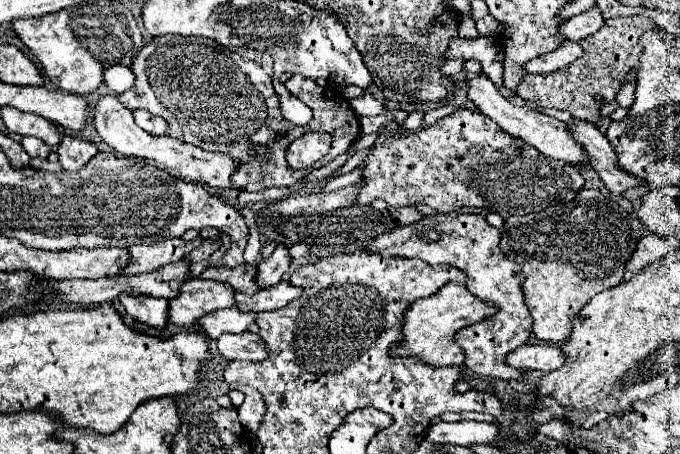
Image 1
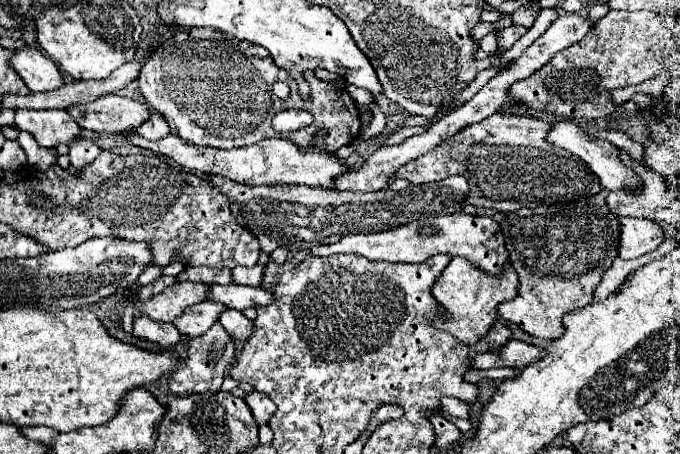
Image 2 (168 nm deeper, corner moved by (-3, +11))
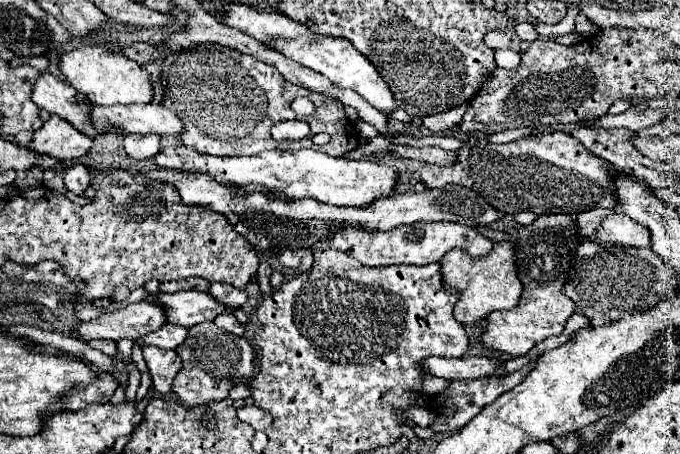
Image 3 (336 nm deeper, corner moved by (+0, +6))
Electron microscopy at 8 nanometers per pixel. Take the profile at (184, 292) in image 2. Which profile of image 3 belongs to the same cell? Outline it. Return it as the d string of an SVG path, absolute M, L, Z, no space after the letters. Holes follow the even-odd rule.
M147 301L131 303L127 307L115 309L111 313L99 315L87 323L79 323L75 327L77 339L91 341L91 339L131 339L143 337L145 333L157 331L165 325L165 313L157 309L157 305L149 305Z

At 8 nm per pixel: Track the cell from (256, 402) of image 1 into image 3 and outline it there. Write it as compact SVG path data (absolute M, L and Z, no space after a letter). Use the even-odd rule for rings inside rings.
M243 407L243 409L239 409L237 411L237 417L241 419L241 421L245 421L245 423L249 423L253 429L257 429L257 431L263 431L263 429L267 429L269 425L271 425L271 413L269 411L263 411L263 409L259 409L259 407Z

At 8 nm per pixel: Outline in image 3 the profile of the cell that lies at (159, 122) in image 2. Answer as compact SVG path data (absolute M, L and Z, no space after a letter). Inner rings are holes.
M127 135L123 139L123 147L125 153L133 159L133 161L145 161L157 155L159 151L159 137L153 135Z

